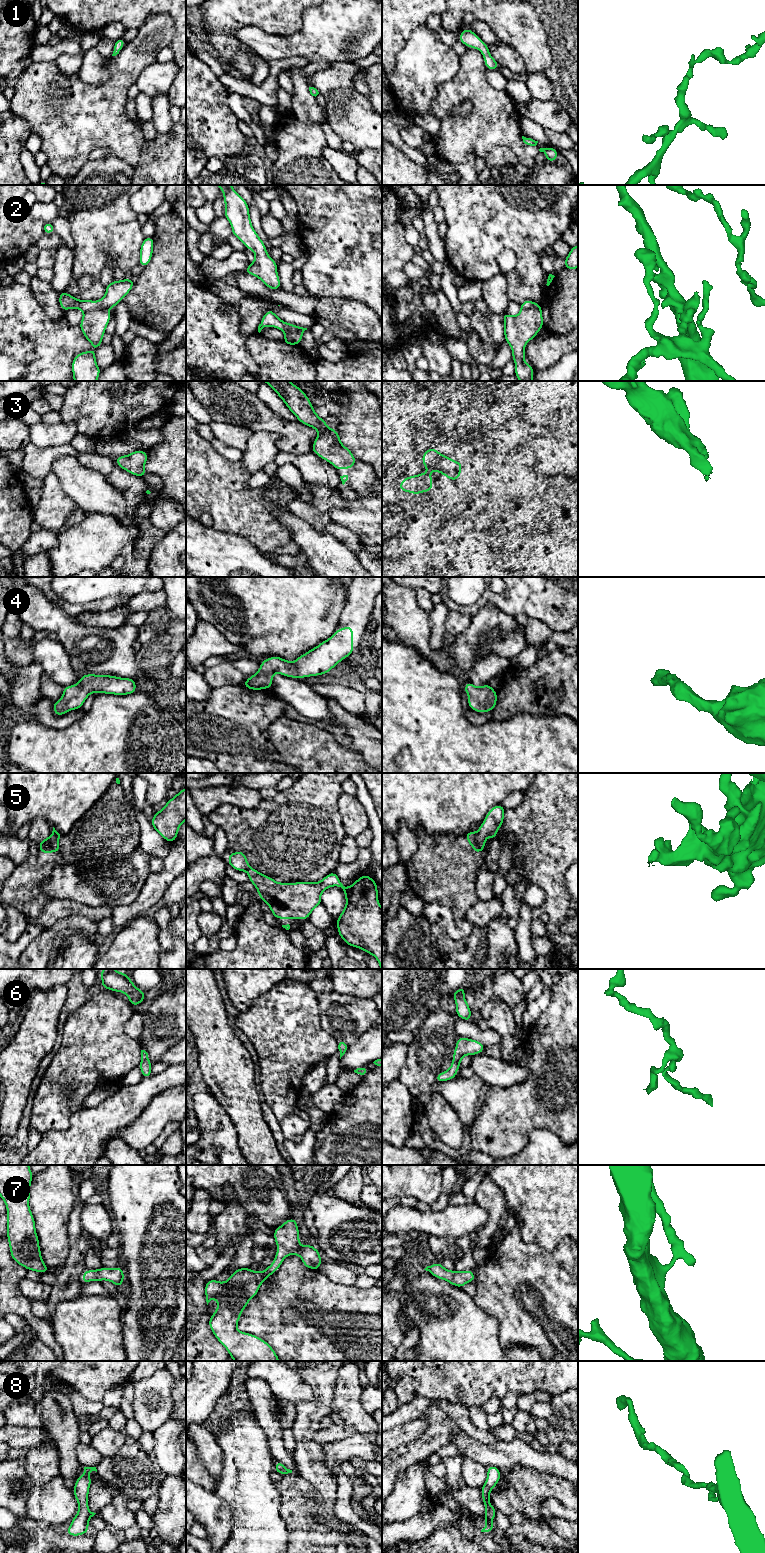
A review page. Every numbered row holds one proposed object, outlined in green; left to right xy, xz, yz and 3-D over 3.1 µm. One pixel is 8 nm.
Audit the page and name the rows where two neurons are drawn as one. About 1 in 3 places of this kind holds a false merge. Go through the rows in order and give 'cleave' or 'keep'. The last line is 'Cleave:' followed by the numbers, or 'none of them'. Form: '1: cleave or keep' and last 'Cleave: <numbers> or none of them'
1: keep
2: cleave
3: keep
4: keep
5: cleave
6: keep
7: keep
8: keep
Cleave: 2, 5

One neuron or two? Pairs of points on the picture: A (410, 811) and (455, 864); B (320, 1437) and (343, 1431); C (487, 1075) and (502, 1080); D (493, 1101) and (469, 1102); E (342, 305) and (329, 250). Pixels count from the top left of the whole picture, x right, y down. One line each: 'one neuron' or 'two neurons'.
A: two neurons
B: one neuron
C: one neuron
D: two neurons
E: two neurons

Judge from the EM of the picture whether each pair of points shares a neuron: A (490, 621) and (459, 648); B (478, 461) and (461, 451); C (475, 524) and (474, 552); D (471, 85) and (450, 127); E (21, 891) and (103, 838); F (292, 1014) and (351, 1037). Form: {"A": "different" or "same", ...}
{"A": "same", "B": "different", "C": "different", "D": "same", "E": "same", "F": "different"}

